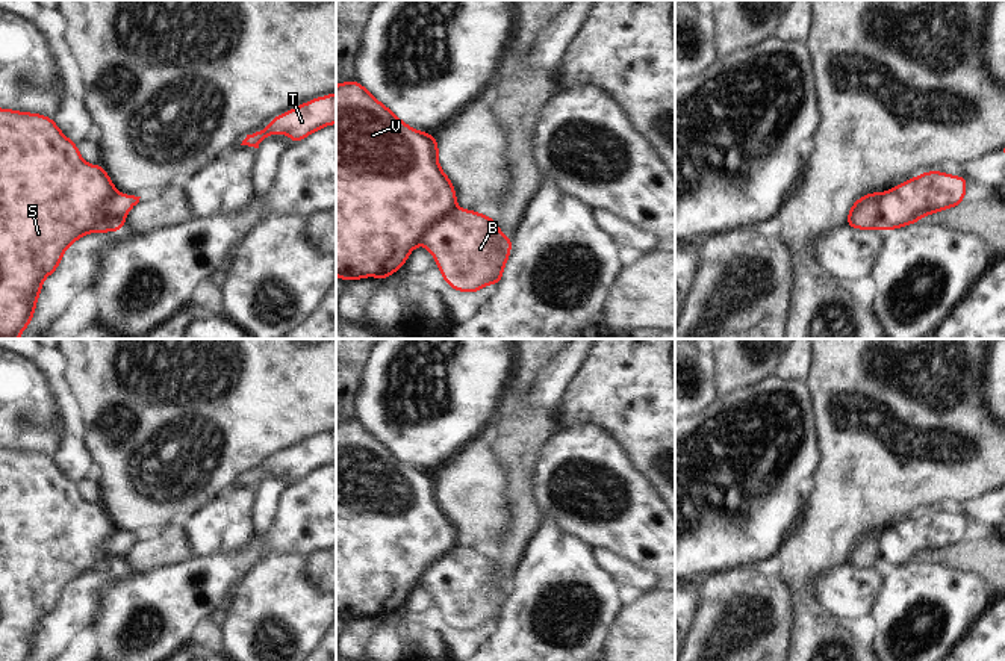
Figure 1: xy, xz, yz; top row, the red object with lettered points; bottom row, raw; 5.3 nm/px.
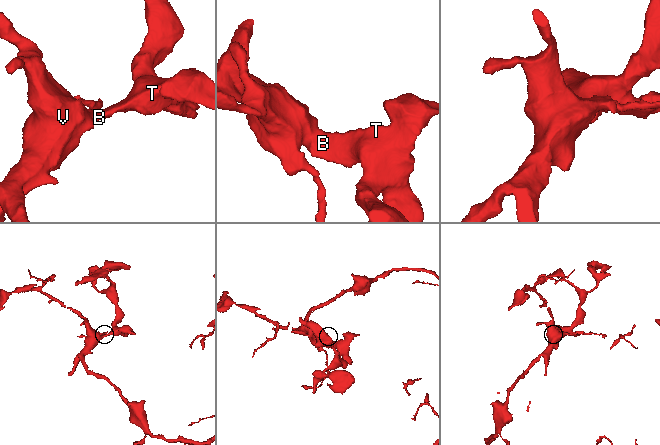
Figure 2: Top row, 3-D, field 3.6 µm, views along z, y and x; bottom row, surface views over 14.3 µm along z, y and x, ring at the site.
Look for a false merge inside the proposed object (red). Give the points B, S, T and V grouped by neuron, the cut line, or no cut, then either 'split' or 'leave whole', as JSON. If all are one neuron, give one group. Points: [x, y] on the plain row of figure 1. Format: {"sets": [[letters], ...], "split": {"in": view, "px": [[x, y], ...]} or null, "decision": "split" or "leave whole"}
{"sets": [["B", "T"], ["S", "V"]], "split": {"in": "xz", "px": [[457, 546], [435, 563], [420, 581]]}, "decision": "split"}

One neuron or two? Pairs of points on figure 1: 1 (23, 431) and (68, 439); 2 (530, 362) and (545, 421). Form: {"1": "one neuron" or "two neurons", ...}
{"1": "two neurons", "2": "one neuron"}

